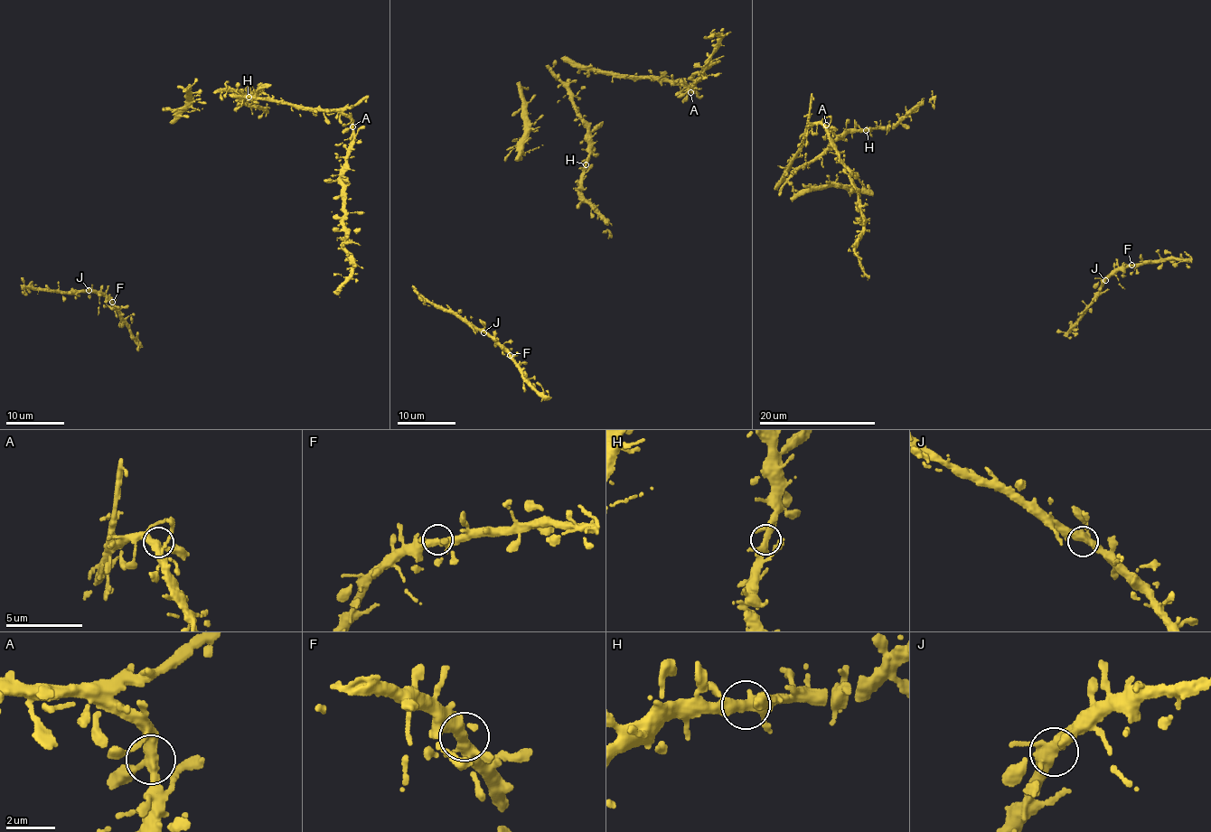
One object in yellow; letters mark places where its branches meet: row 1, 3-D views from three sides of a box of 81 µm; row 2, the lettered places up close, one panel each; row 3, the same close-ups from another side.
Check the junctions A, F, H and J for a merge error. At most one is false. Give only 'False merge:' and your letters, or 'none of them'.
False merge: none of them

